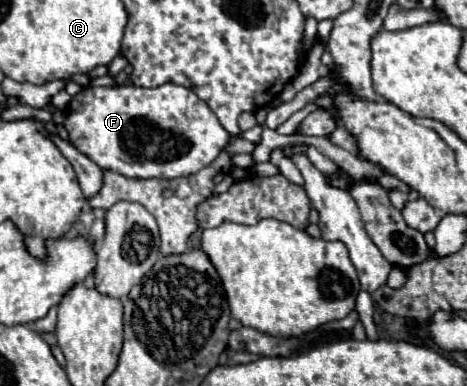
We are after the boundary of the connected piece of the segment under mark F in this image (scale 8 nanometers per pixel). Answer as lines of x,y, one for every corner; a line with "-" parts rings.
172,83
154,89
84,87
72,97
64,127
70,143
98,167
142,179
190,177
210,165
230,141
228,131
206,103
194,91

